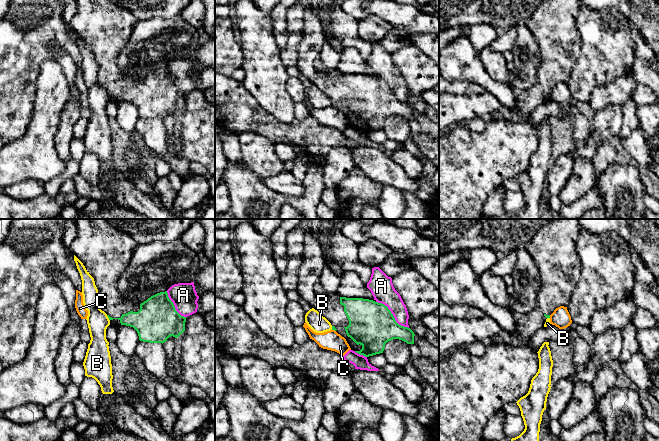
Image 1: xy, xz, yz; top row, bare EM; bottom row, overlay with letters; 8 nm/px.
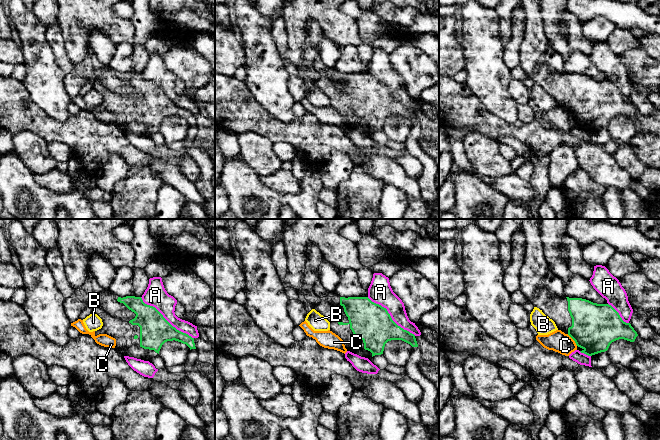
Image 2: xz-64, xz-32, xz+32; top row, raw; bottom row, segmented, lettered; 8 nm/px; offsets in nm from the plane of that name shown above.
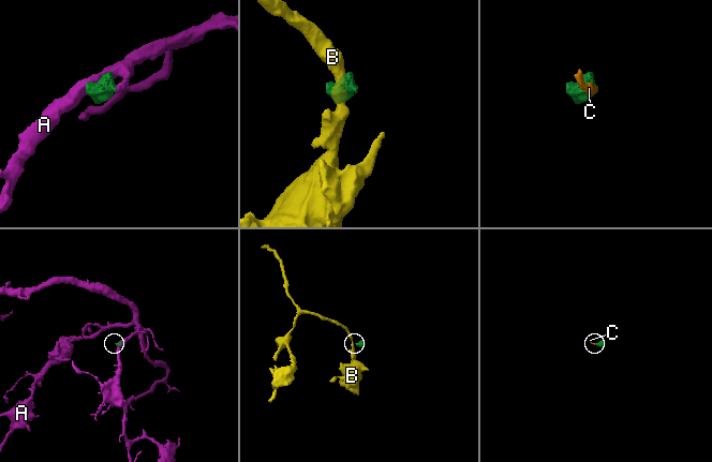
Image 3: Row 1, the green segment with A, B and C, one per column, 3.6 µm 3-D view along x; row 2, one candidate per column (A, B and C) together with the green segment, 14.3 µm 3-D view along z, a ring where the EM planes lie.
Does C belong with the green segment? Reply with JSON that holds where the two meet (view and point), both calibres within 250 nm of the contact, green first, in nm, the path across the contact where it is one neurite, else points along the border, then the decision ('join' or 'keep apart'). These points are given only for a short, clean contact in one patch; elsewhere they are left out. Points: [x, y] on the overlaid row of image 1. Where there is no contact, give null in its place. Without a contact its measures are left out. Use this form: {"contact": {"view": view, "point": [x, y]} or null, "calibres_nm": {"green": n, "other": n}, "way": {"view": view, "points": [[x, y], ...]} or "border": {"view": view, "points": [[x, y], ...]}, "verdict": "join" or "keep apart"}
{"contact": {"view": "xz", "point": [334, 329]}, "calibres_nm": {"green": 30, "other": 160}, "border": {"view": "xz", "points": [[332, 329], [335, 331]]}, "verdict": "keep apart"}

